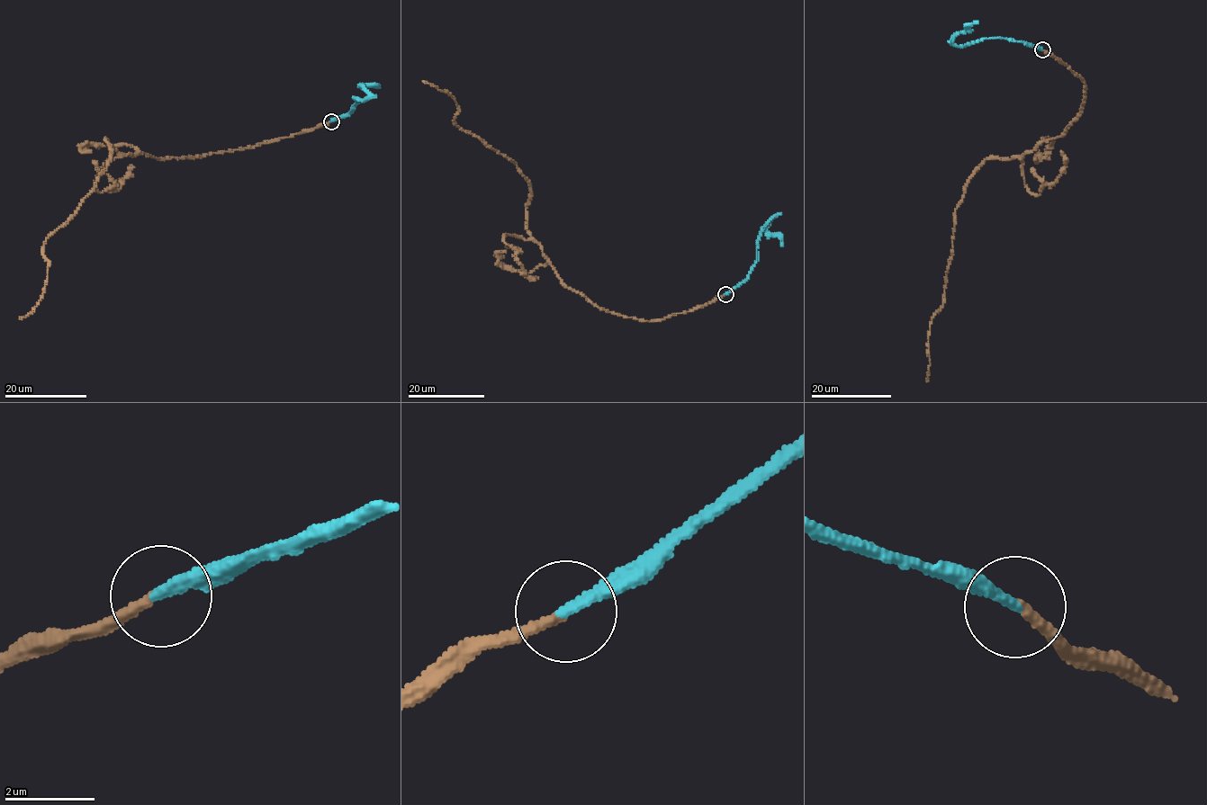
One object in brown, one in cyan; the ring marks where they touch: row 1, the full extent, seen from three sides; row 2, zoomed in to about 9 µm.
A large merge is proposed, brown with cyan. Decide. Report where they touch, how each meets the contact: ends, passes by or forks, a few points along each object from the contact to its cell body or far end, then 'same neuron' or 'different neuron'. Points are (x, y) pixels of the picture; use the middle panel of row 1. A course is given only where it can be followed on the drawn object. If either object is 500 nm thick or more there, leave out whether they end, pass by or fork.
(725, 294) | brown ends | cyan ends | brown via (725, 294), (642, 320), (568, 288), (526, 227), (528, 182), (458, 126), (449, 93), (423, 80) | cyan via (725, 294), (746, 278), (757, 259), (761, 231), (773, 217), (766, 228), (779, 237), (782, 245) | same neuron

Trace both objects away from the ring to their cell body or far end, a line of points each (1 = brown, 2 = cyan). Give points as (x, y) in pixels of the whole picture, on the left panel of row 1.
1: (331, 121), (184, 158), (120, 154), (105, 138), (110, 161), (45, 240), (42, 299), (20, 318)
2: (331, 121), (350, 112), (357, 102), (354, 97), (365, 99), (368, 93), (359, 85), (379, 86)

